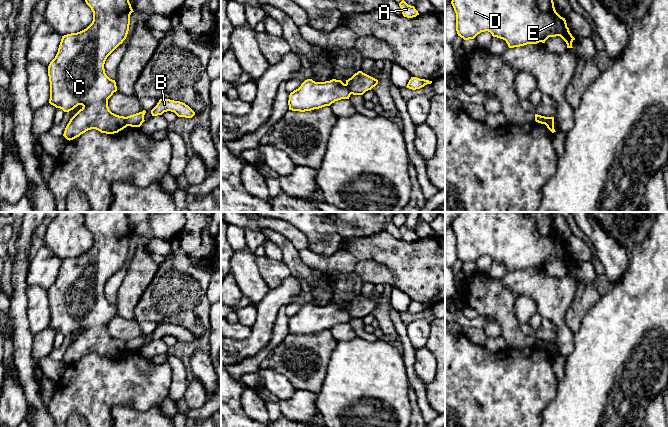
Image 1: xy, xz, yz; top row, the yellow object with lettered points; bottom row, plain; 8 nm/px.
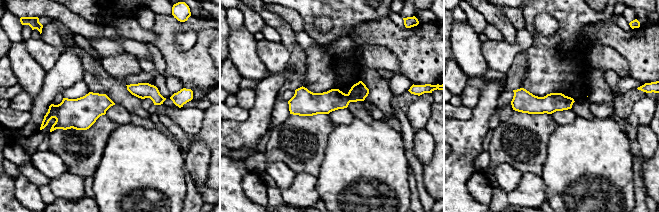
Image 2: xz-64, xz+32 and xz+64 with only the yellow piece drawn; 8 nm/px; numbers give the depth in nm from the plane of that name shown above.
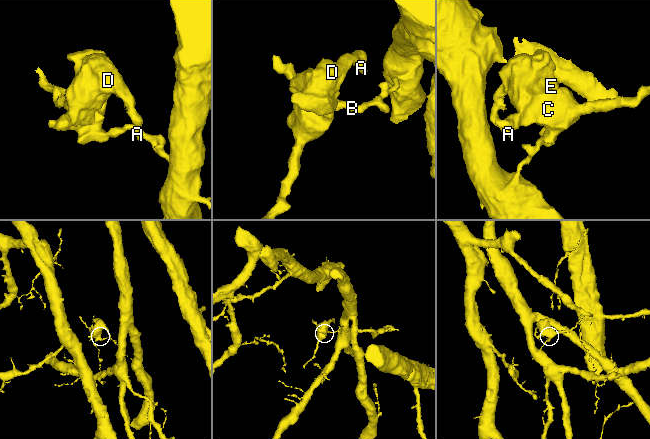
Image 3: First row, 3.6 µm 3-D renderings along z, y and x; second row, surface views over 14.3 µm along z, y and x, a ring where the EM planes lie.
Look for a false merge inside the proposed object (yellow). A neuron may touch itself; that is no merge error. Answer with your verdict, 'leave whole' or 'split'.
split

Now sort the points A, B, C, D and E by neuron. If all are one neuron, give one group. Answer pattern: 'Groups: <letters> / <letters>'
Groups: A C D E / B

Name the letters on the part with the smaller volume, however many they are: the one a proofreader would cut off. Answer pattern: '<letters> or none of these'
A, C, D, E

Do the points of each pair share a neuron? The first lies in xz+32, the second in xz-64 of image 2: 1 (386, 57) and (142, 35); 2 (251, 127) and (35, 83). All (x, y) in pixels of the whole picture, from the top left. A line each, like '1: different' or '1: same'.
1: different
2: different

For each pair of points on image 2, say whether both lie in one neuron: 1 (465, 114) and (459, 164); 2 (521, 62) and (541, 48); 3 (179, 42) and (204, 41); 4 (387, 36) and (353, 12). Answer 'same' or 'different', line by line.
1: different
2: different
3: different
4: different

